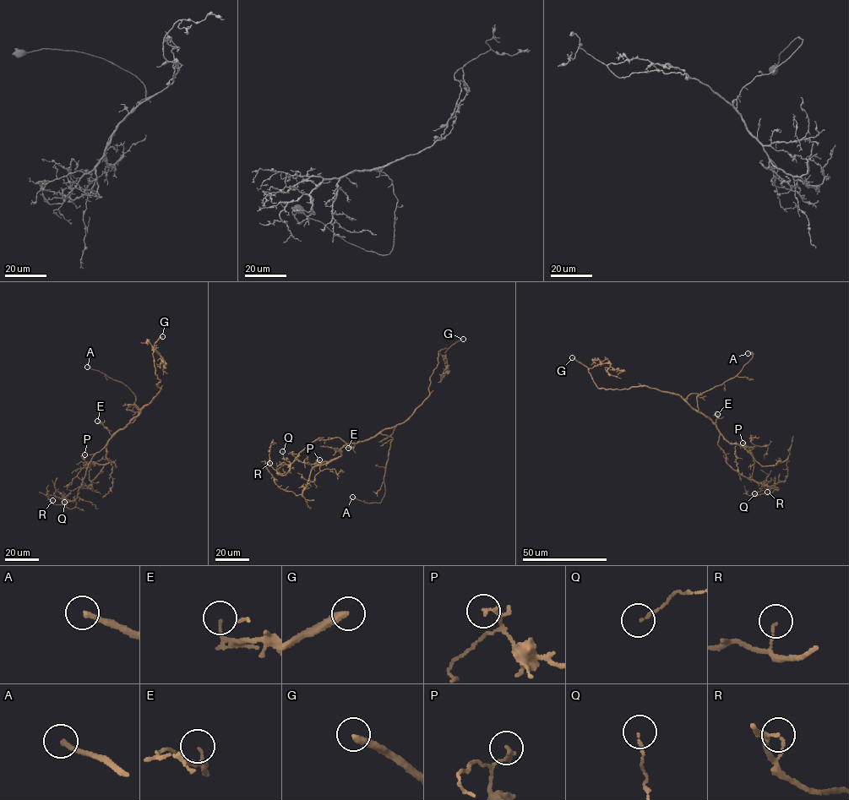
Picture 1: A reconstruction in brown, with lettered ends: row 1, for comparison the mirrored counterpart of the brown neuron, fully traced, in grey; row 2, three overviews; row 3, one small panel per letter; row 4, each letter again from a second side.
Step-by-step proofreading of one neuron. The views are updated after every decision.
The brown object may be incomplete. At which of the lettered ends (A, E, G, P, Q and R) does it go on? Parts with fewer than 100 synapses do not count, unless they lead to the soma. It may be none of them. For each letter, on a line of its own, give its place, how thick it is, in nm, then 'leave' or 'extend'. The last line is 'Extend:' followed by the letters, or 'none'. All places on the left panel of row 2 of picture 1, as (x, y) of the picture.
A: at (87, 367); 220 nm thick; extend
E: at (97, 421); 120 nm thick; leave
G: at (162, 336); 320 nm thick; extend
P: at (84, 454); 110 nm thick; leave
Q: at (64, 502); 100 nm thick; leave
R: at (52, 500); 100 nm thick; leave
Extend: A, G

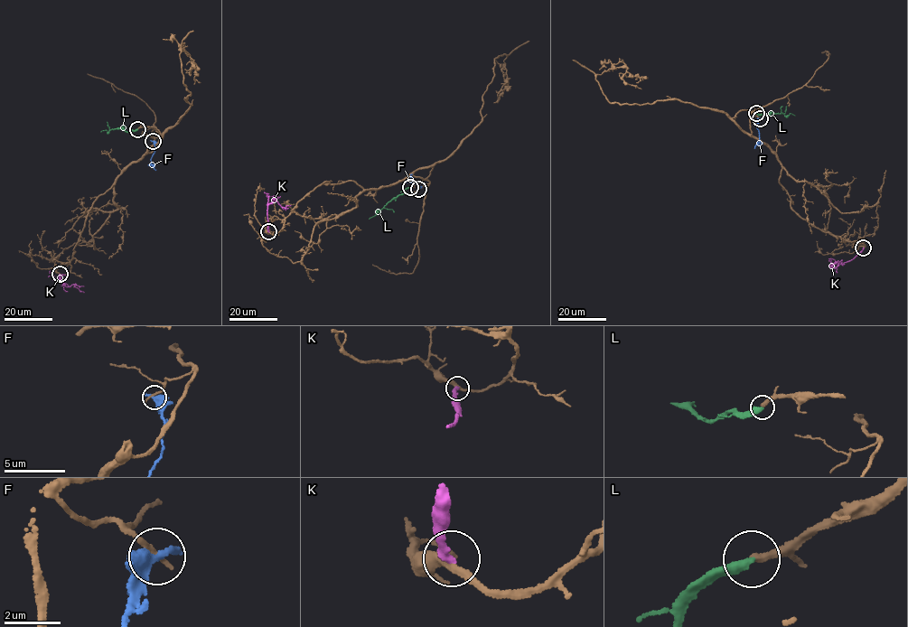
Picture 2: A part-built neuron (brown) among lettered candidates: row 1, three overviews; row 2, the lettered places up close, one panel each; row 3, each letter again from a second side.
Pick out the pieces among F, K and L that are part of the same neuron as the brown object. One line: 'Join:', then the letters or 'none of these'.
Join: L

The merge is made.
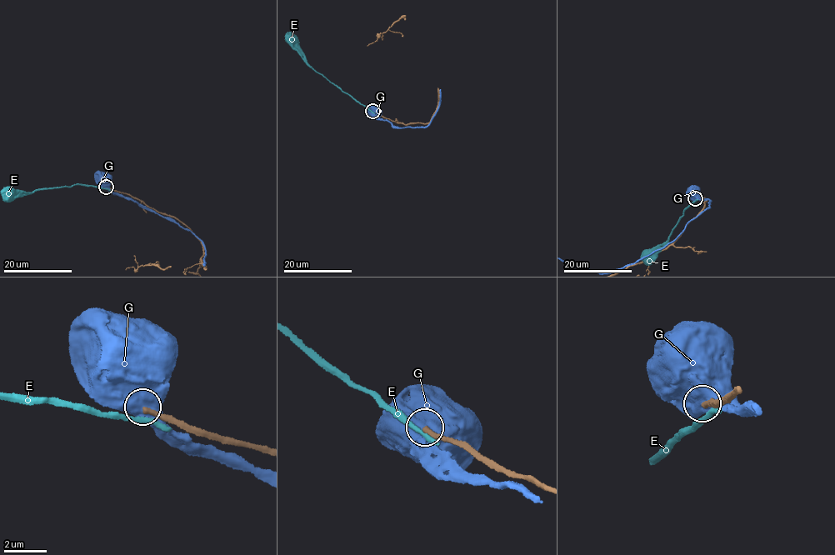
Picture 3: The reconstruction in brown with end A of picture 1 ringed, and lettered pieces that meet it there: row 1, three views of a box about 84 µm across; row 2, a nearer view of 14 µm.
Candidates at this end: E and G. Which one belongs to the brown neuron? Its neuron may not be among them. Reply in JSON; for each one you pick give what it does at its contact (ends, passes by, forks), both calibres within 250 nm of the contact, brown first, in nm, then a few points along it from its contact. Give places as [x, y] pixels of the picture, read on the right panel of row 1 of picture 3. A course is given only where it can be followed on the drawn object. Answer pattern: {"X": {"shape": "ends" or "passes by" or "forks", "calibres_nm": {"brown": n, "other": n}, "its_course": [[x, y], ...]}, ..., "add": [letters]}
{"add": []}

